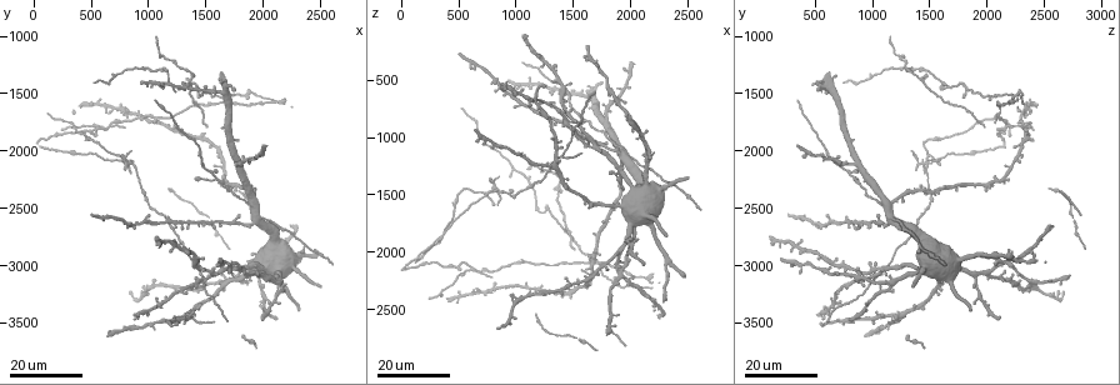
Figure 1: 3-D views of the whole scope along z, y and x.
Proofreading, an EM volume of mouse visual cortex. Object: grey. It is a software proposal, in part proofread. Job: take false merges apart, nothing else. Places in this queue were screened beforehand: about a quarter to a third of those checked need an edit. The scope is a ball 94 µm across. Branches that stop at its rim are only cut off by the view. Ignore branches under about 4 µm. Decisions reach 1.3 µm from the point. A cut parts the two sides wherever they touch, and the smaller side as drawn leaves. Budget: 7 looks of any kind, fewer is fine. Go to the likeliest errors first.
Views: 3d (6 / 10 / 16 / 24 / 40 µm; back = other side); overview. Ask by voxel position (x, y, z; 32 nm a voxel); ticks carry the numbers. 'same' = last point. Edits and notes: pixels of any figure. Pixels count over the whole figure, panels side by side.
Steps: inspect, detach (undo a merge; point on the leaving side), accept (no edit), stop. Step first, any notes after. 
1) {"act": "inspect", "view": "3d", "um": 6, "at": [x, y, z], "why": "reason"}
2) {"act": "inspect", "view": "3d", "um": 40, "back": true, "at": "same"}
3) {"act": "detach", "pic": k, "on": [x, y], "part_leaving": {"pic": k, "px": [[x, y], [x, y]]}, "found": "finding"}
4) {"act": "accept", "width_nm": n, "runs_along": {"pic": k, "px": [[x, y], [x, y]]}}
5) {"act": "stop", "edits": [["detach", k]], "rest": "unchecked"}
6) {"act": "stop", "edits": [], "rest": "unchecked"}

{"act": "inspect", "view": "3d", "um": 16, "at": [840, 2100, 1480], "why": "two arms at a narrow angle"}

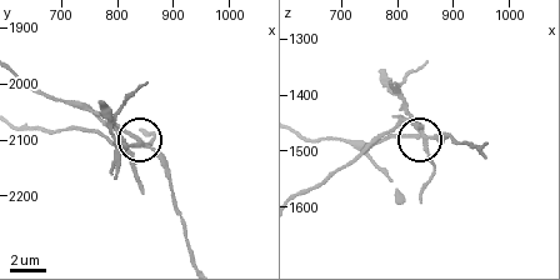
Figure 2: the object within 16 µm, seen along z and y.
{"act": "inspect", "view": "3d", "um": 6, "at": [840, 2105, 1465]}

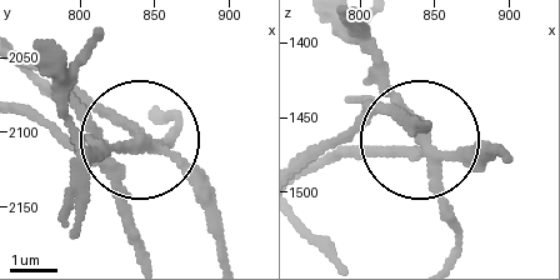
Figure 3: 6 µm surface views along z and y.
{"act": "detach", "pic": 3, "on": [363, 123], "width_nm": 230, "found": "a second cell is stuck on"}

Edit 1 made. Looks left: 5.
{"act": "inspect", "view": "3d", "um": 24, "at": [2000, 2560, 1140]}

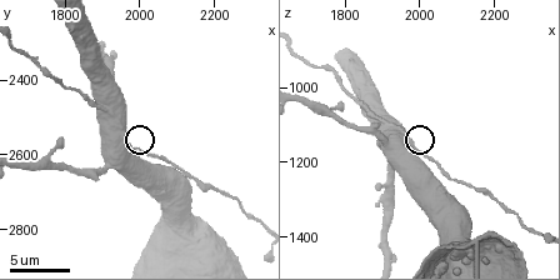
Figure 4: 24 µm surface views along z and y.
{"act": "inspect", "view": "3d", "um": 10, "at": [1990, 2590, 1170], "why": "closer look"}

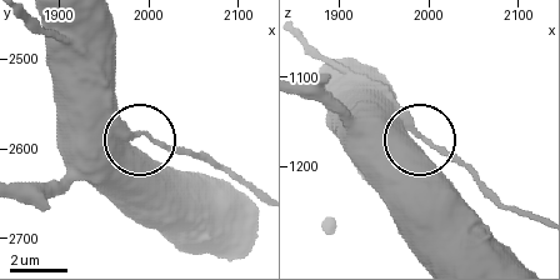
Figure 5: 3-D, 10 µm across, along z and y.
{"act": "accept", "width_nm": 300, "found": "one cell here"}

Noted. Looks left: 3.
{"act": "inspect", "view": "3d", "um": 24, "at": [1520, 3220, 960], "why": "three arms meet"}

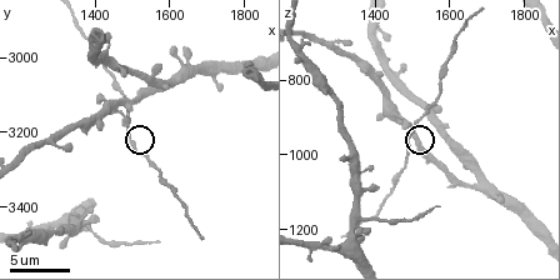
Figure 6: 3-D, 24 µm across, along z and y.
{"act": "inspect", "view": "3d", "um": 10, "at": [1490, 3210, 950], "why": "closer look"}

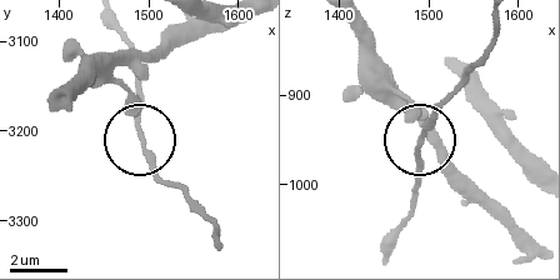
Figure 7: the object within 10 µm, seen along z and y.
{"act": "inspect", "view": "3d", "um": 6, "at": [1490, 3205, 950]}

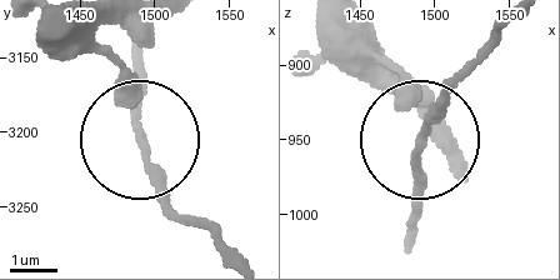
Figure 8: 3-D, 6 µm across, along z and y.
{"act": "accept", "arms": 3, "runs_along": {"pic": 8, "px": [[106, 24], [99, 49], [150, 180], [186, 224]]}, "found": "one cell here"}

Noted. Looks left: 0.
{"act": "stop", "edits": [["detach", 3]], "rest": "unchecked"}

